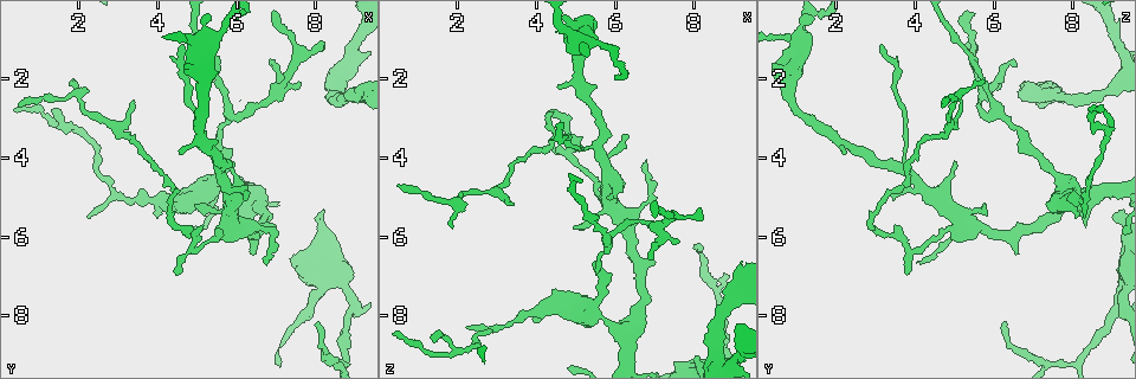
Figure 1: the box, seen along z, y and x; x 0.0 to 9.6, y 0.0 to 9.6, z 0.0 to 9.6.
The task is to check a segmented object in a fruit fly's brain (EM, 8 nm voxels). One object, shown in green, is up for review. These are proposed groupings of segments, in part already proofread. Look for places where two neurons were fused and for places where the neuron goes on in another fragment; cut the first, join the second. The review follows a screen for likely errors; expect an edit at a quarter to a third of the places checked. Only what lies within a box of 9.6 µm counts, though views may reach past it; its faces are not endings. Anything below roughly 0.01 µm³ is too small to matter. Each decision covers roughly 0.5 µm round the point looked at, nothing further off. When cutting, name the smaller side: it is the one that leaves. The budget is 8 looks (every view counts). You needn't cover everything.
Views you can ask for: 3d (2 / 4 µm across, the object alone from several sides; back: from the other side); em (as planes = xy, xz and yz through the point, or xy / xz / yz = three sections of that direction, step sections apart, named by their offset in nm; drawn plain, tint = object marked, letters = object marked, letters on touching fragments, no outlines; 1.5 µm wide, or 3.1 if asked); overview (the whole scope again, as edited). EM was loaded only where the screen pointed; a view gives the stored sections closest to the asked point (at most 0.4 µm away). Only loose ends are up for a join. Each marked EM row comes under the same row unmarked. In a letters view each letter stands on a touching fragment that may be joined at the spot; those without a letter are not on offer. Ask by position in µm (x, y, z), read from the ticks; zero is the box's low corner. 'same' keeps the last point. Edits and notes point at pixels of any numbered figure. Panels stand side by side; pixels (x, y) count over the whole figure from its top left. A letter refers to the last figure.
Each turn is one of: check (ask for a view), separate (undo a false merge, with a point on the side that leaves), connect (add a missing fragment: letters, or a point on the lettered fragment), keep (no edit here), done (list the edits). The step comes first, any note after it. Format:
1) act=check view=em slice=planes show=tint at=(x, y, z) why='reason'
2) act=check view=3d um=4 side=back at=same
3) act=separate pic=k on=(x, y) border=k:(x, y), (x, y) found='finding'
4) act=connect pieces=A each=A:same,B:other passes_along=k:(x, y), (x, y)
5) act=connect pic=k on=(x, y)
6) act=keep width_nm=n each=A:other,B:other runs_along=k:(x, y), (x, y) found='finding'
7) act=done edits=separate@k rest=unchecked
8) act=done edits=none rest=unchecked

act=check view=em slice=xy step=8 show=letters at=(6.80, 6.65, 4.15) why='an open end'

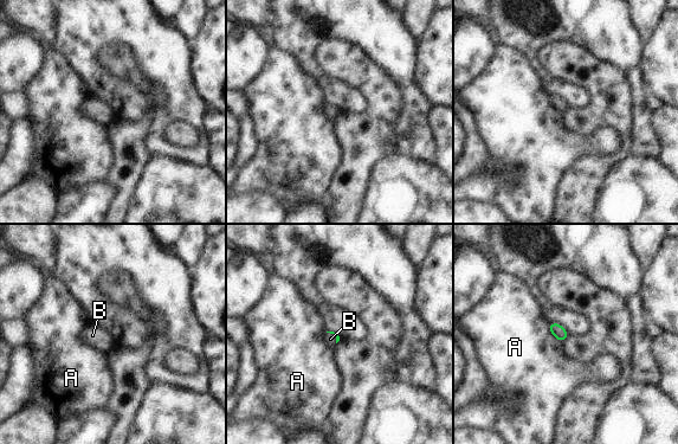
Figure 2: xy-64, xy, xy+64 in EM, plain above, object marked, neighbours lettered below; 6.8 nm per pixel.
act=check view=em slice=planes show=letters at=same why='another direction'

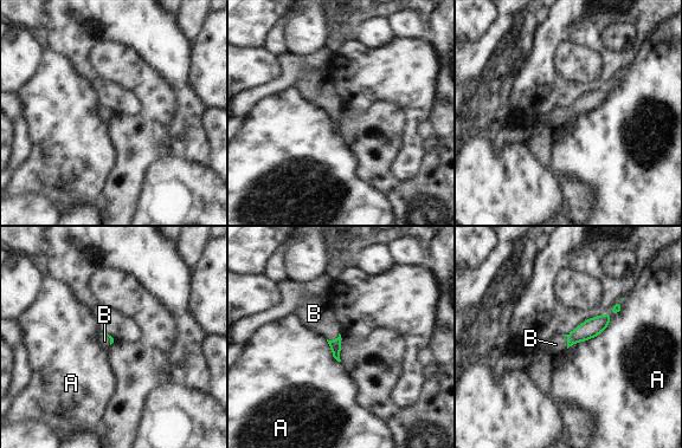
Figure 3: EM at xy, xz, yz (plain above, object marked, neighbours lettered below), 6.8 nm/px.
act=connect pieces=B each=A:other,B:same passes_along=3:(591, 328), (568, 341), (555, 344) found='the neuron continues'

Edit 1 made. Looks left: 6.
act=check view=overview

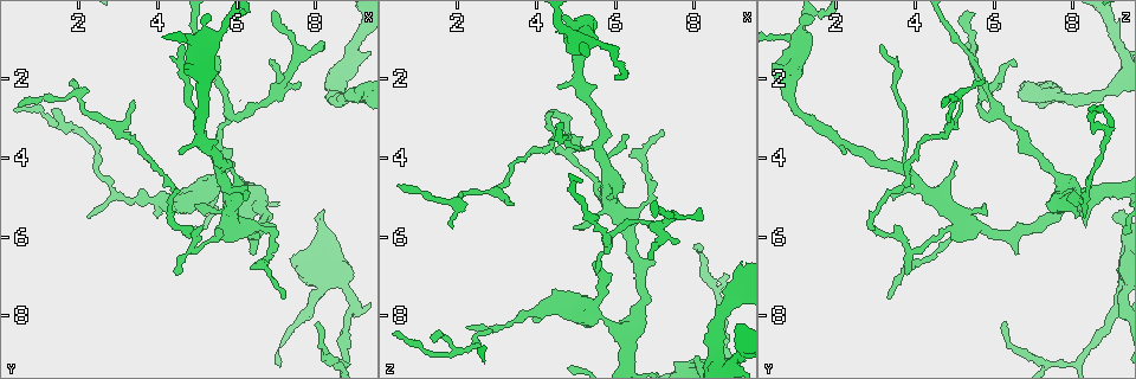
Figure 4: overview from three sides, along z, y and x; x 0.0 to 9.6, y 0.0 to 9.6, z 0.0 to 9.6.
act=check view=3d um=4 at=(4.90, 6.35, 3.85) why='thin neck'

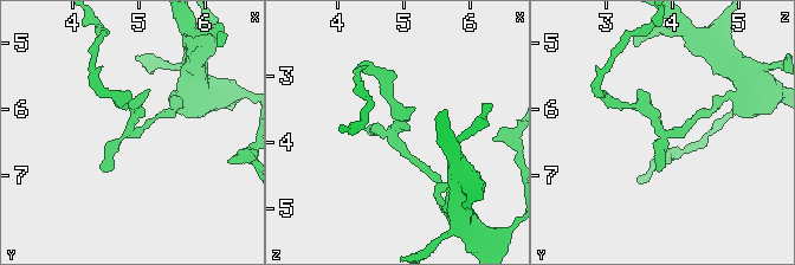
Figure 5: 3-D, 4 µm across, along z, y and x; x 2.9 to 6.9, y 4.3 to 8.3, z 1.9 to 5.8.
act=check view=em slice=planes show=letters at=(4.85, 6.40, 3.90)

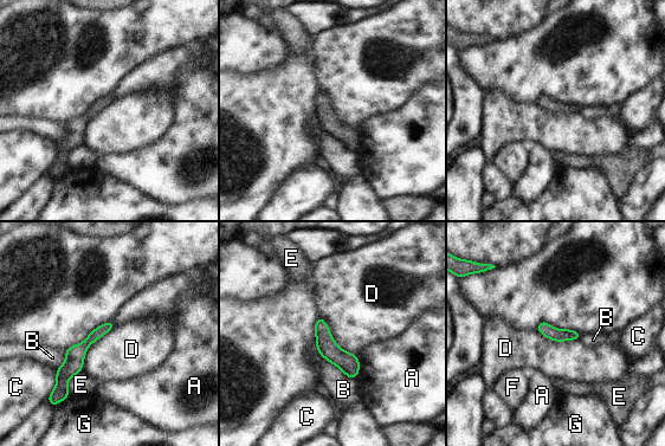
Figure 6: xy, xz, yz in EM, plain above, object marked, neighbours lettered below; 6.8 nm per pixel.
act=keep width_nm=70 each=A:other,B:other,C:other,D:other,E:other,F:other,G:other border=6:(115, 325), (88, 348), (82, 370) found='one neuron here'

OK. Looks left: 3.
act=check view=em slice=planes show=letters at=(7.65, 2.10, 6.10)

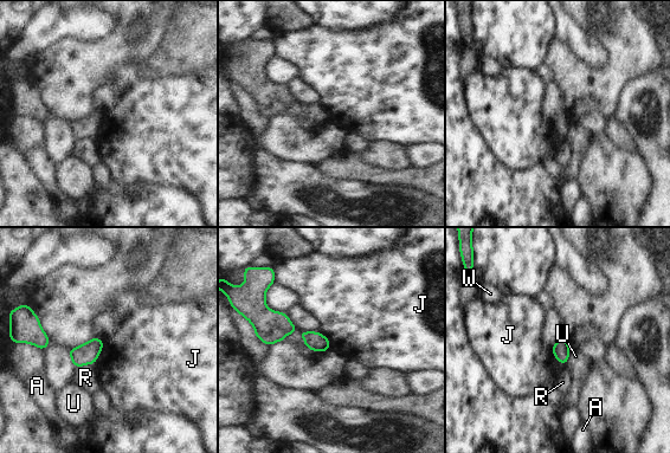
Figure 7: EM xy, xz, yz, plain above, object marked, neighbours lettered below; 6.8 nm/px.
act=keep each=A:other,J:other,R:other,U:other,W:other border=7:(104, 342), (94, 364) found='none of them fits'

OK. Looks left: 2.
act=done edits=connect@3 rest=unchecked

